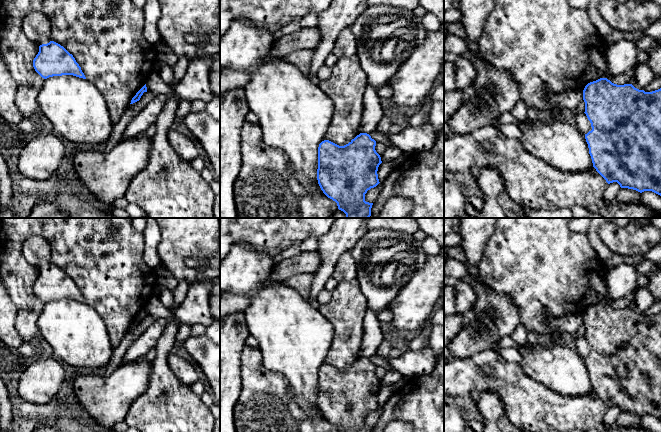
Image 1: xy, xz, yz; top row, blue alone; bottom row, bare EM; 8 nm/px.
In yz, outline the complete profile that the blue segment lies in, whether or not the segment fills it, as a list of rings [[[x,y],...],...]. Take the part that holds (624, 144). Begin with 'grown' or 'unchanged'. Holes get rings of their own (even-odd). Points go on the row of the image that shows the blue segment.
unchanged; [[[607,78],[588,83],[583,90],[585,114],[592,130],[585,134],[593,167],[608,184],[617,182],[621,188],[640,193],[652,191],[661,196],[661,88],[645,92],[632,84],[617,85]]]

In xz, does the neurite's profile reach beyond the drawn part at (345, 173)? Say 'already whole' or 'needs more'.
already whole

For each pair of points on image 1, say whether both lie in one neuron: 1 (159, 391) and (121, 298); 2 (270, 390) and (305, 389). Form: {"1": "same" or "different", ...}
{"1": "different", "2": "different"}

